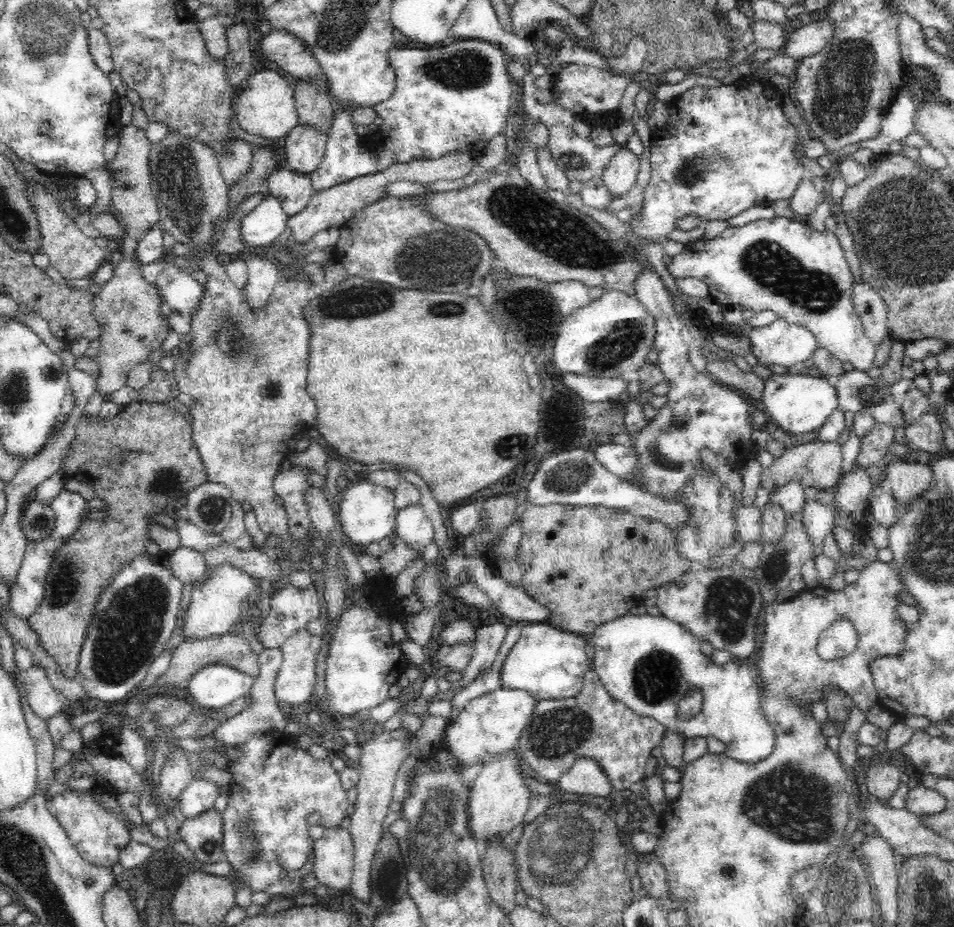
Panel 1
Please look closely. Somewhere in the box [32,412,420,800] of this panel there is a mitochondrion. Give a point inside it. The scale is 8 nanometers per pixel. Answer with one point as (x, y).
(127, 629)

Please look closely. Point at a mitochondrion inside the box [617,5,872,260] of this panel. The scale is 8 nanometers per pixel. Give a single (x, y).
(690, 170)

